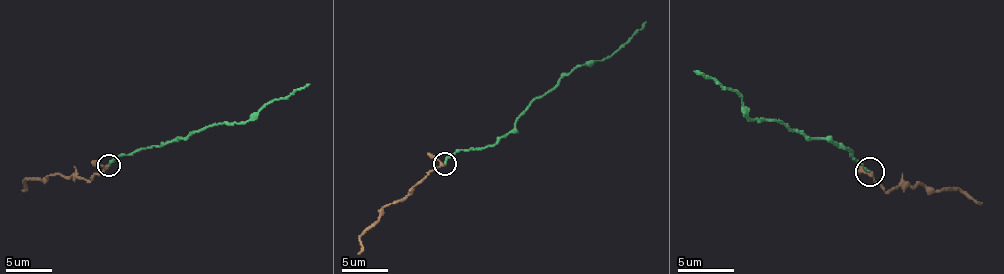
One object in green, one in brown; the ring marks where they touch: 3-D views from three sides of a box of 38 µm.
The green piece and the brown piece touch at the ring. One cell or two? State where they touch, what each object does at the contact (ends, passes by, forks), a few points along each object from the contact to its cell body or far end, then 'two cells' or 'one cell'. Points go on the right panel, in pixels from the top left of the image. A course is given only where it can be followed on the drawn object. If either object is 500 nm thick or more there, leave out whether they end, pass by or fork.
at (869, 172); green ends there; brown passes by; green runs (869, 171), (846, 148), (826, 140), (806, 140), (784, 123), (750, 120), (735, 91), (693, 72); brown runs (872, 171), (886, 191), (920, 182), (937, 191), (960, 188), (982, 202); one cell

